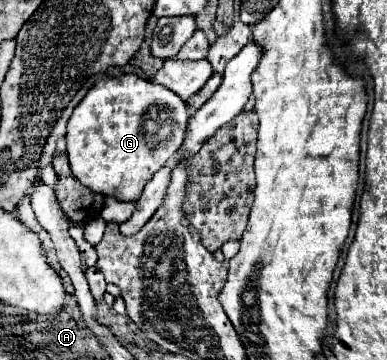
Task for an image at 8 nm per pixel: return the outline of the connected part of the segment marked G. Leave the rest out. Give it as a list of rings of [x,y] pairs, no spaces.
[[[136,73],[104,79],[90,87],[86,97],[76,105],[70,121],[68,121],[68,157],[70,169],[80,183],[96,193],[116,197],[120,201],[138,201],[144,185],[154,177],[154,171],[162,169],[166,161],[180,149],[184,141],[184,131],[188,123],[186,103],[172,93],[170,89],[150,83]]]

